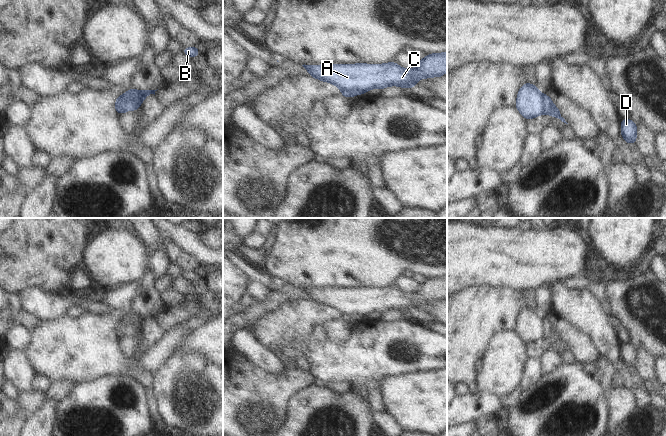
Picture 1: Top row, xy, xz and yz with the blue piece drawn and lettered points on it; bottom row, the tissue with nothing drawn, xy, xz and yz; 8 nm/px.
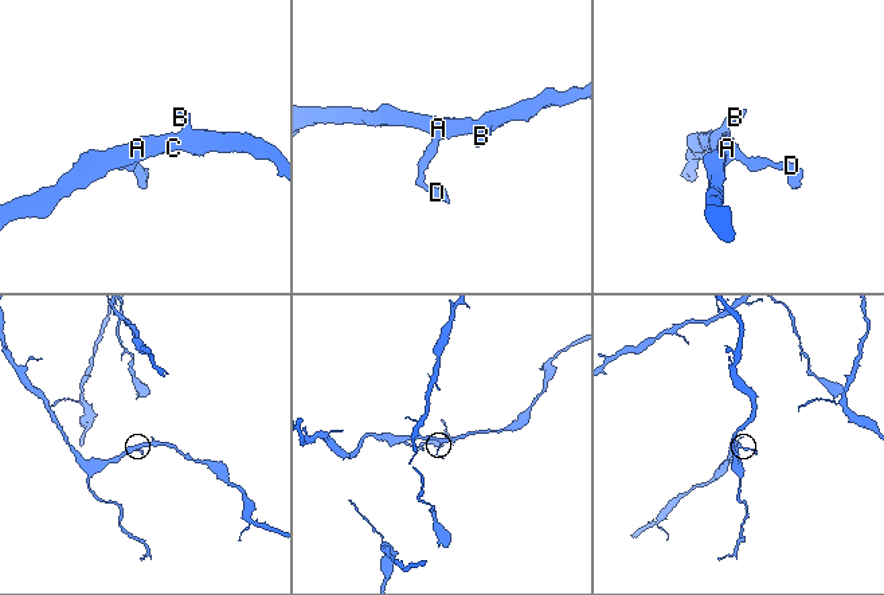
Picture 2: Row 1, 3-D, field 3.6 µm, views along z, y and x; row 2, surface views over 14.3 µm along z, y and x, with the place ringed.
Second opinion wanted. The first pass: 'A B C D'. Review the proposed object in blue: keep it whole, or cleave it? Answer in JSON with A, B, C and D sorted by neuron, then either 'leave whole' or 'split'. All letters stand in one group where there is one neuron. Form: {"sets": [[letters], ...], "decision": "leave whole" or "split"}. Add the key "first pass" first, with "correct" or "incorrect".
{"first pass": "incorrect", "sets": [["A", "B", "C"], ["D"]], "decision": "split"}

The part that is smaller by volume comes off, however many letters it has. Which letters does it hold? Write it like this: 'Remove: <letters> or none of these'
Remove: D.

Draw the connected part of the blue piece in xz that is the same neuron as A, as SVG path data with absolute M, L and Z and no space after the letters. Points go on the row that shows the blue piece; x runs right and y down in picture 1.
M447 52L427 54L413 69L404 69L395 62L302 66L310 76L357 96L374 88L382 90L388 86L415 88L420 79L442 77L447 72Z

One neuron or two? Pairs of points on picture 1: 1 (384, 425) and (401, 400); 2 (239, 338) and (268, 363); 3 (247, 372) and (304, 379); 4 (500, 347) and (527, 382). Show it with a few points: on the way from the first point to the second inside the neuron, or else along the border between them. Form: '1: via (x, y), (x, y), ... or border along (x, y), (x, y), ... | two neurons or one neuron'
1: border along (383, 411), (399, 425) | two neurons
2: via (246, 344), (261, 357) | one neuron
3: via (261, 380), (290, 380) | one neuron
4: border along (529, 359), (519, 385) | two neurons

